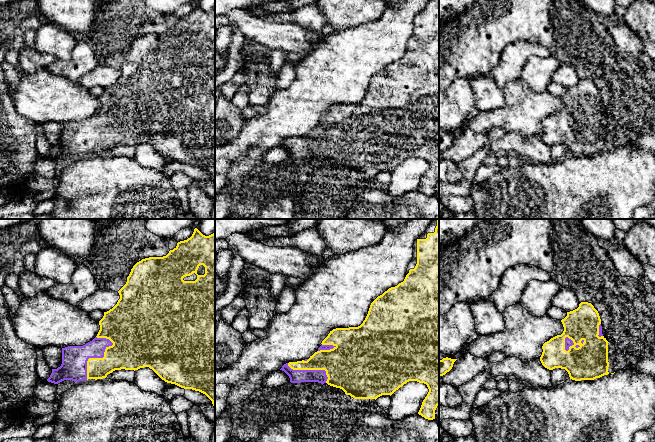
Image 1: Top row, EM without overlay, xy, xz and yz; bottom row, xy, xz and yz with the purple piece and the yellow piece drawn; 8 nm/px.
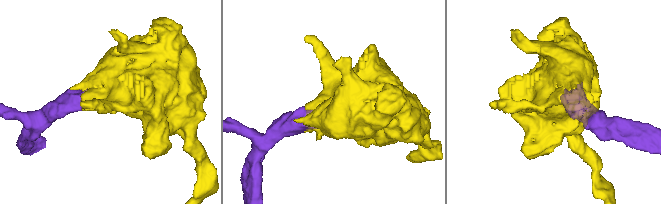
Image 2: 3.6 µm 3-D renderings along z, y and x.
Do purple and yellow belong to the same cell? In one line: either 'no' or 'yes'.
yes

